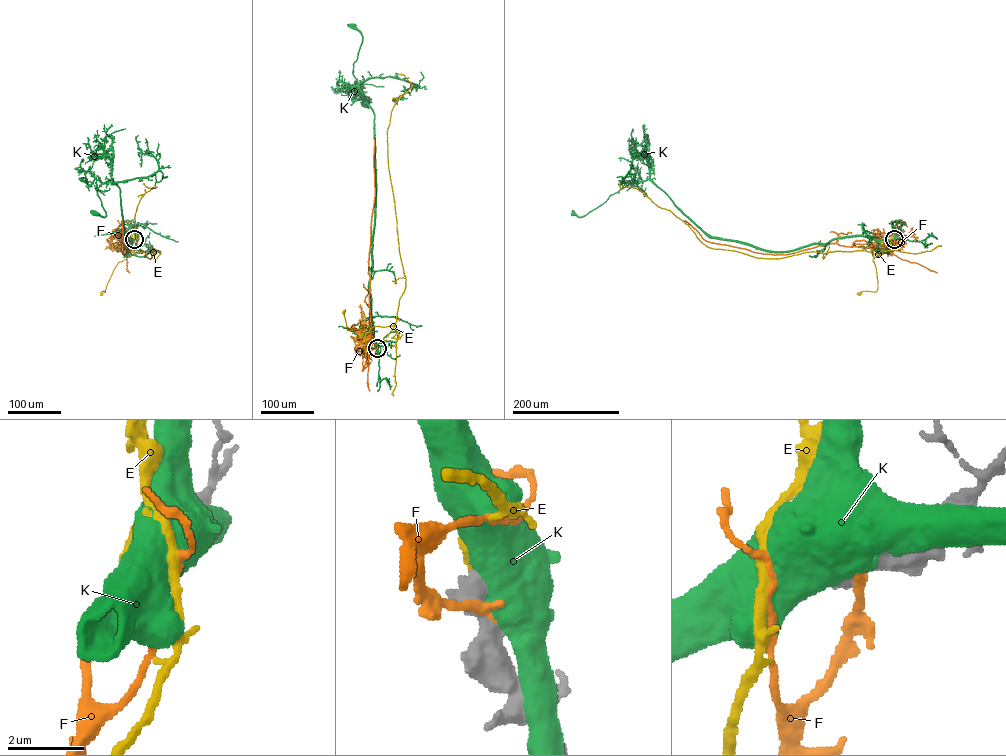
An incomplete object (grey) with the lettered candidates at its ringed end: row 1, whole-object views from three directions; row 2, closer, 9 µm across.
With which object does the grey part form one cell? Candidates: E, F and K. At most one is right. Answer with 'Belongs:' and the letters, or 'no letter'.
Belongs: no letter

